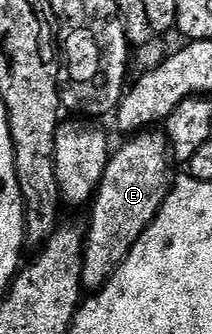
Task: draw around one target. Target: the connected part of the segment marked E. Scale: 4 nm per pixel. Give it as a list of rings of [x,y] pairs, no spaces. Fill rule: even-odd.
[[[146,130],[128,137],[121,149],[109,157],[105,173],[91,201],[93,217],[89,220],[85,237],[85,257],[81,271],[81,286],[86,293],[96,294],[123,266],[127,254],[151,226],[159,214],[171,187],[169,164],[171,153],[164,131]]]

